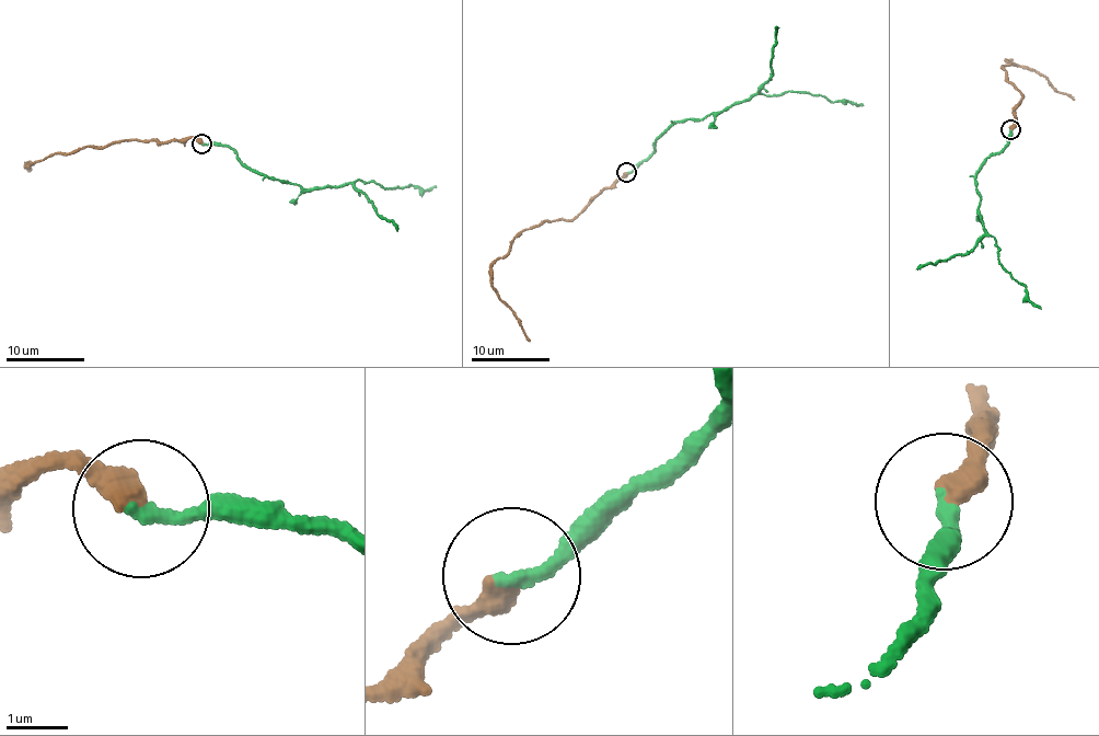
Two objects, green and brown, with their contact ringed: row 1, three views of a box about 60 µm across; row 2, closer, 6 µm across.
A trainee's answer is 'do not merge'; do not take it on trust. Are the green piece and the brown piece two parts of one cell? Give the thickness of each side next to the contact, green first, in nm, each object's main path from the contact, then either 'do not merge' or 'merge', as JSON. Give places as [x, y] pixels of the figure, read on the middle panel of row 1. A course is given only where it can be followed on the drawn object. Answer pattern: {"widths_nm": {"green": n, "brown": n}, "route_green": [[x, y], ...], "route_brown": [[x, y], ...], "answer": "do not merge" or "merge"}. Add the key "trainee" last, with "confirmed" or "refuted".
{"widths_nm": {"green": 240, "brown": 400}, "route_green": [[627, 172], [656, 150], [656, 138], [673, 124], [701, 119], [752, 96], [790, 91], [862, 104]], "route_brown": [[627, 172], [597, 194], [574, 218], [519, 231], [507, 255], [495, 260], [492, 286], [512, 310], [529, 342]], "answer": "merge", "trainee": "refuted"}

